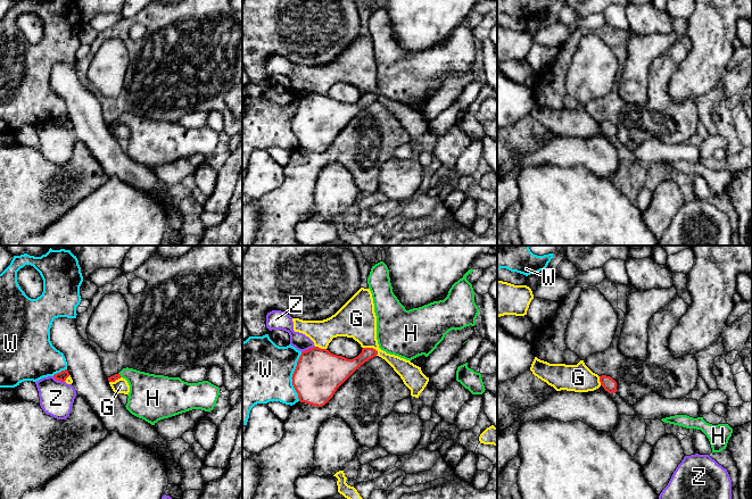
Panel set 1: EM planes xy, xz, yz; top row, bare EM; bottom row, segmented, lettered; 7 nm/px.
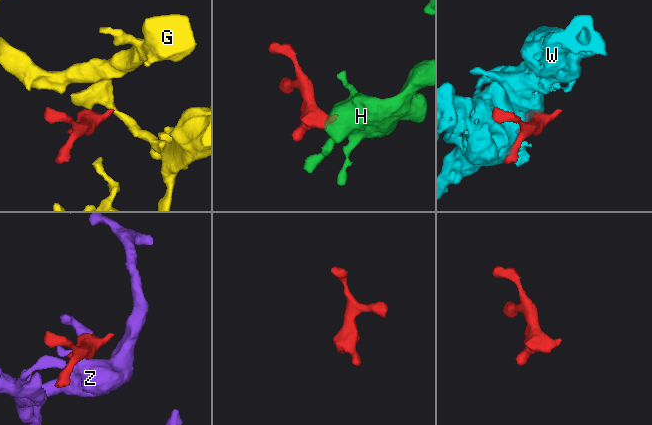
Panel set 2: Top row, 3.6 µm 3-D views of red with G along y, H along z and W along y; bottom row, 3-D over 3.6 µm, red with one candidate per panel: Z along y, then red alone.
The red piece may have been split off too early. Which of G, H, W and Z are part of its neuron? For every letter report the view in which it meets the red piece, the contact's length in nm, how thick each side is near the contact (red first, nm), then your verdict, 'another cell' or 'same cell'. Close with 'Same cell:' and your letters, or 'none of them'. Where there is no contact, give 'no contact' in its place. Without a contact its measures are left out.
G: xz | 120 nm | 150/280 nm | another cell
H: xy | 40 nm | 50/300 nm | same cell
W: xz | 340 nm | 340/440 nm | another cell
Z: xz | 110 nm | 340/120 nm | another cell
Same cell: H

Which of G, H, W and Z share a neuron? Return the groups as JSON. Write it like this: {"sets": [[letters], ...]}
{"sets": [["G"], ["H"], ["W"], ["Z"]]}

